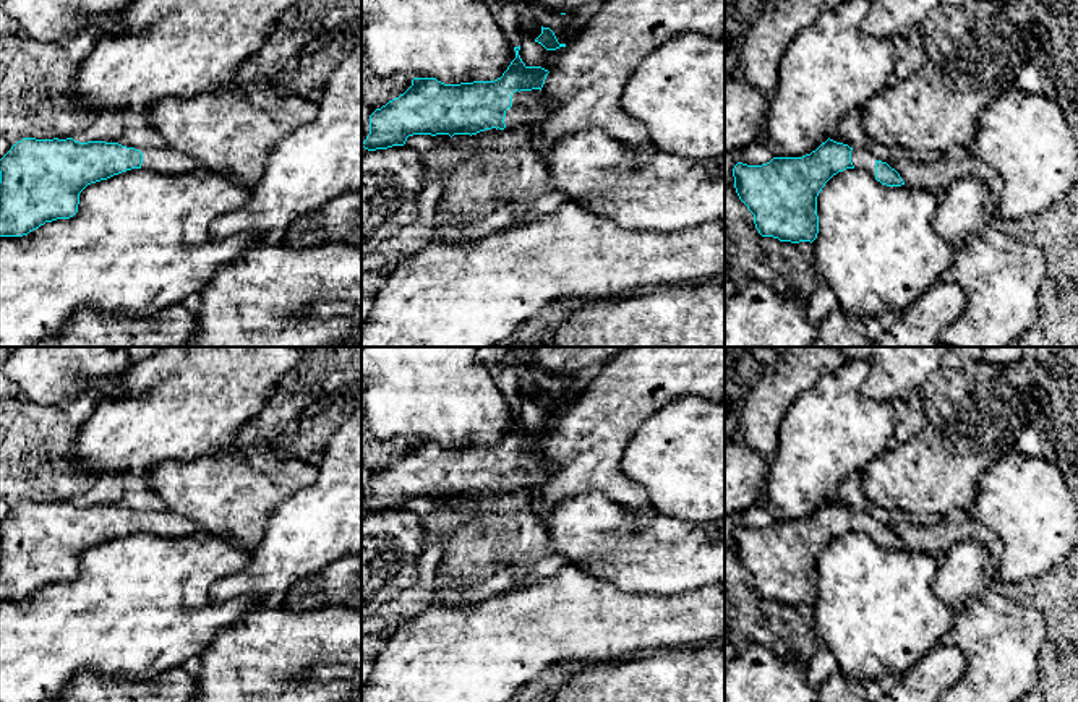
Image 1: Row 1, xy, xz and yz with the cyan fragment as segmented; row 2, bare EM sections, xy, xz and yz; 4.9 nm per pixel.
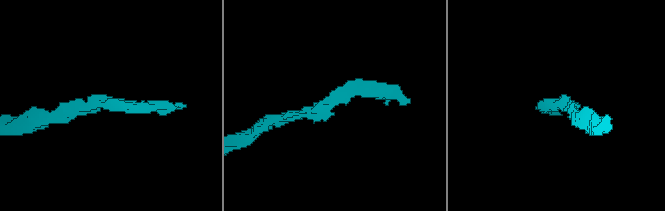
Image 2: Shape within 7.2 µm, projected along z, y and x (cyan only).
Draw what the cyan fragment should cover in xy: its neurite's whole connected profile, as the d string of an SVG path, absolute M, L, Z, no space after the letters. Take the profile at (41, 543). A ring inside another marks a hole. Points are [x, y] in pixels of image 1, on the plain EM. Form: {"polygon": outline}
{"polygon": "M23 501L0 522L0 600L23 600L45 585L70 582L78 576L79 556L91 546L131 532L159 537L186 537L198 524L172 511L126 511L118 506Z"}

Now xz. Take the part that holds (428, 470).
{"polygon": "M520 409L514 410L515 422L501 441L494 444L473 444L444 447L436 441L413 441L412 449L399 460L389 464L370 478L370 498L361 506L368 514L404 509L413 498L477 498L485 493L499 491L514 494L520 490L528 494L540 493L541 485L554 472L541 459L548 433L527 430L520 418Z"}

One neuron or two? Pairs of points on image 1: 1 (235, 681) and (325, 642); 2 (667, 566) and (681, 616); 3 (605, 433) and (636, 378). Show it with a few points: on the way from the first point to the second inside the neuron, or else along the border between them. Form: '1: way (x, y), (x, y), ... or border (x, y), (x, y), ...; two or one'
1: way (258, 663), (276, 646), (302, 642); one
2: border (707, 586), (686, 589), (678, 594), (637, 592); two
3: way (605, 420), (611, 407), (628, 391); one

